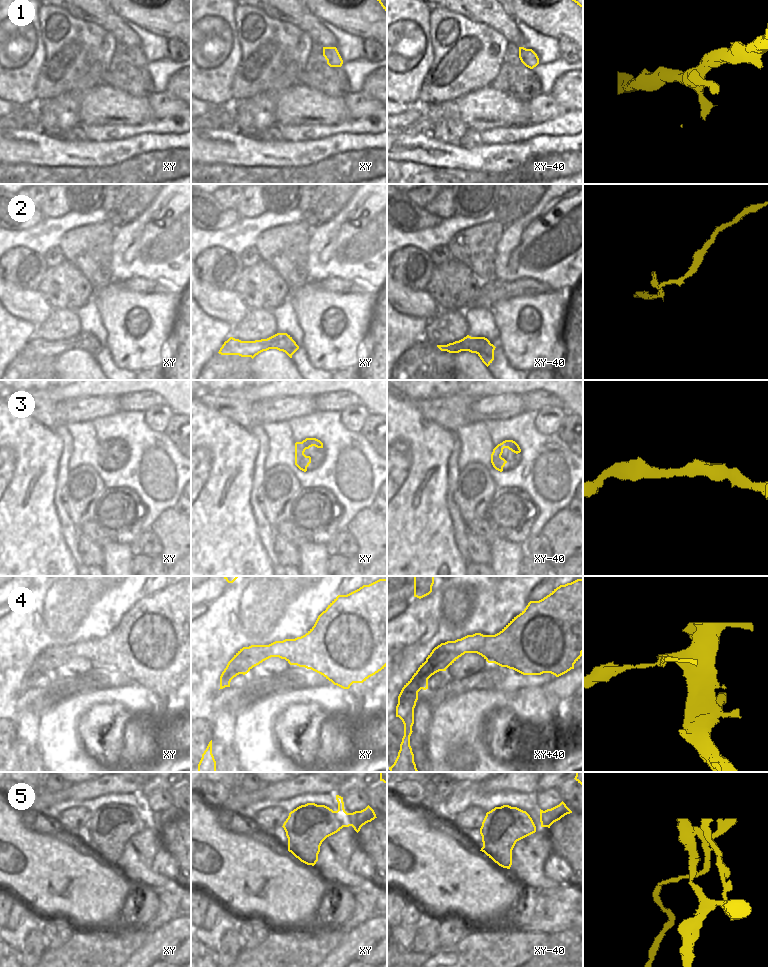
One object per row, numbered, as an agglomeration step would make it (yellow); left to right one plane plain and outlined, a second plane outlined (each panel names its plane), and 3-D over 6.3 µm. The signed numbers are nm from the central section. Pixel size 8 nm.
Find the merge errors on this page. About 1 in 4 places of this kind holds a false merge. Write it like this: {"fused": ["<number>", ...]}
{"fused": ["2", "4", "5"]}

